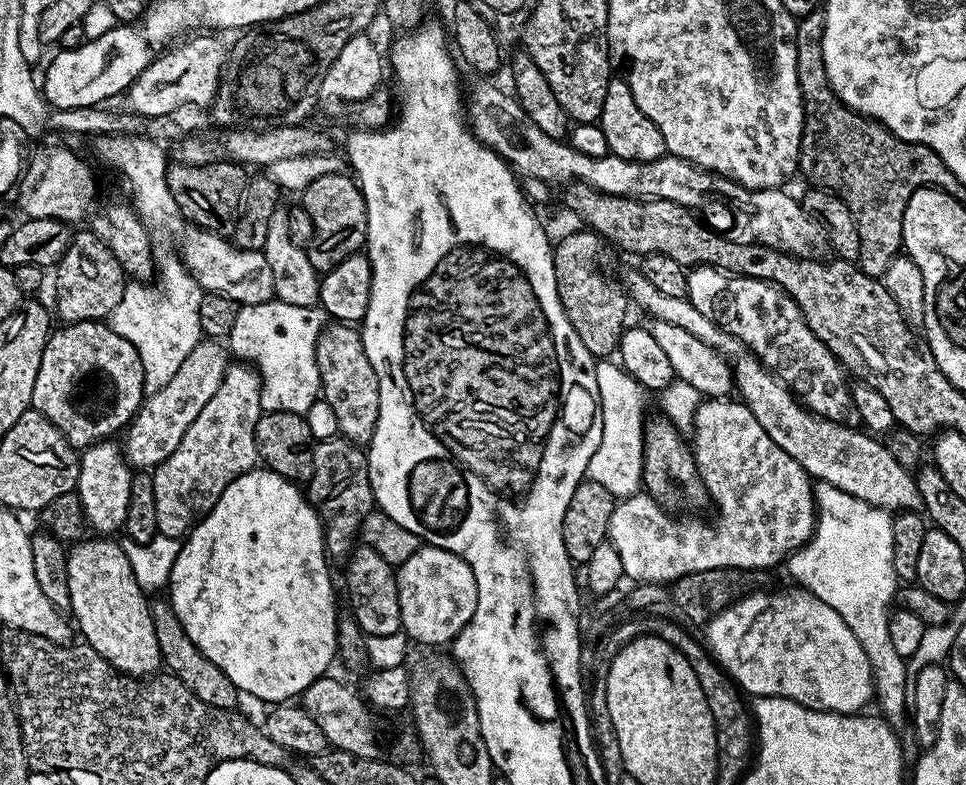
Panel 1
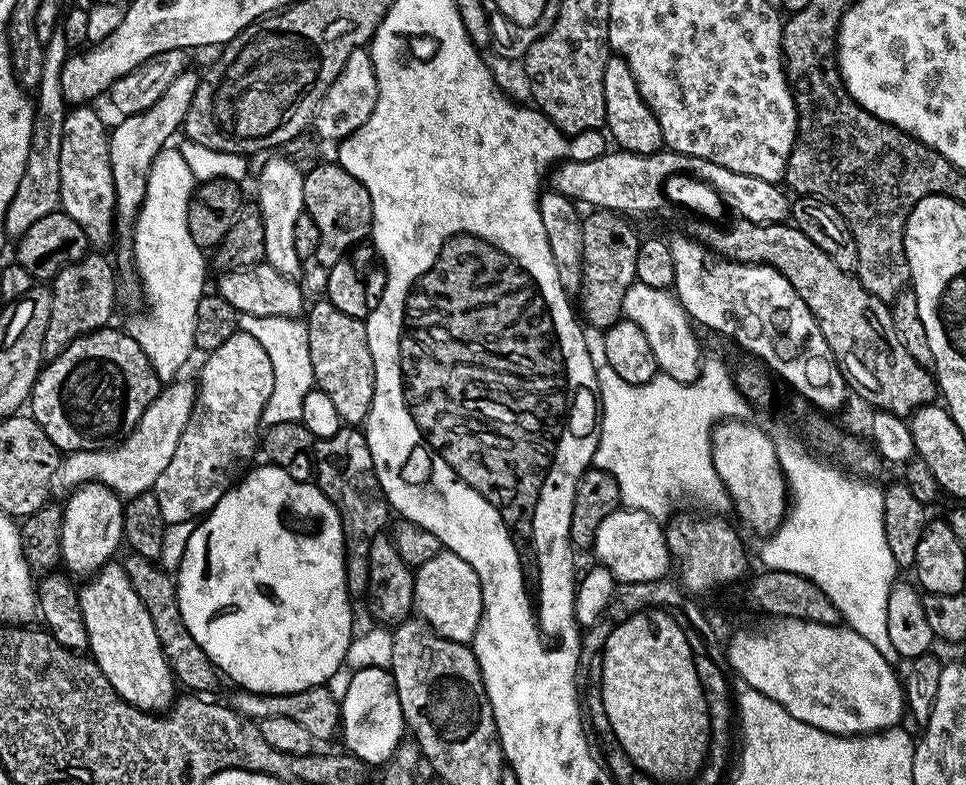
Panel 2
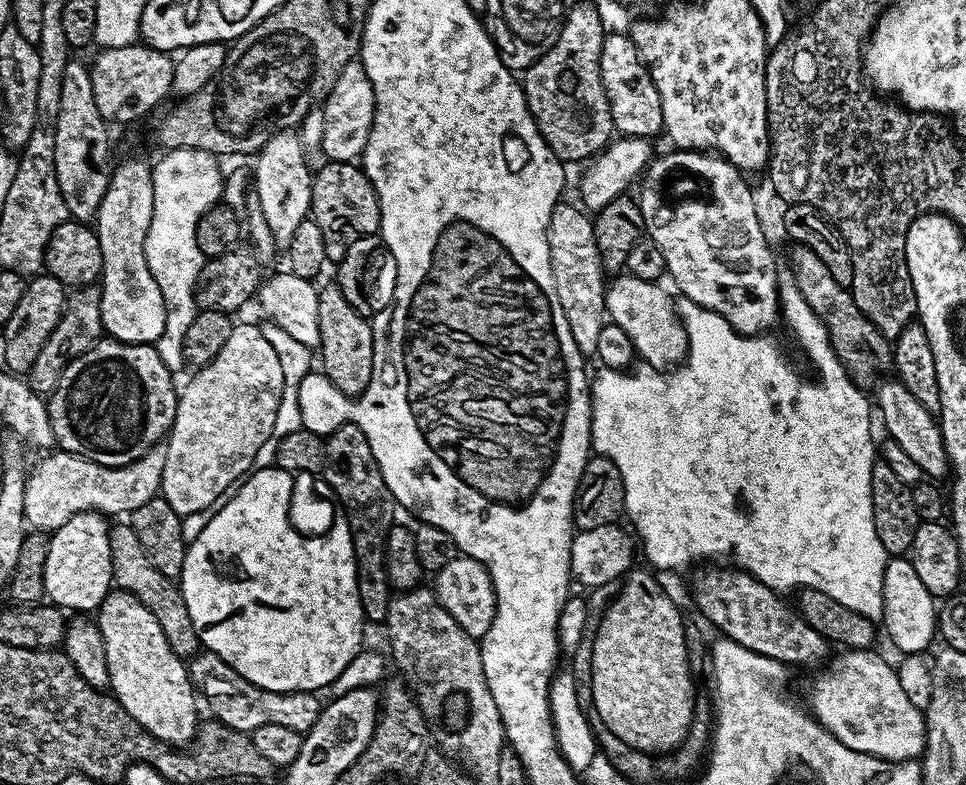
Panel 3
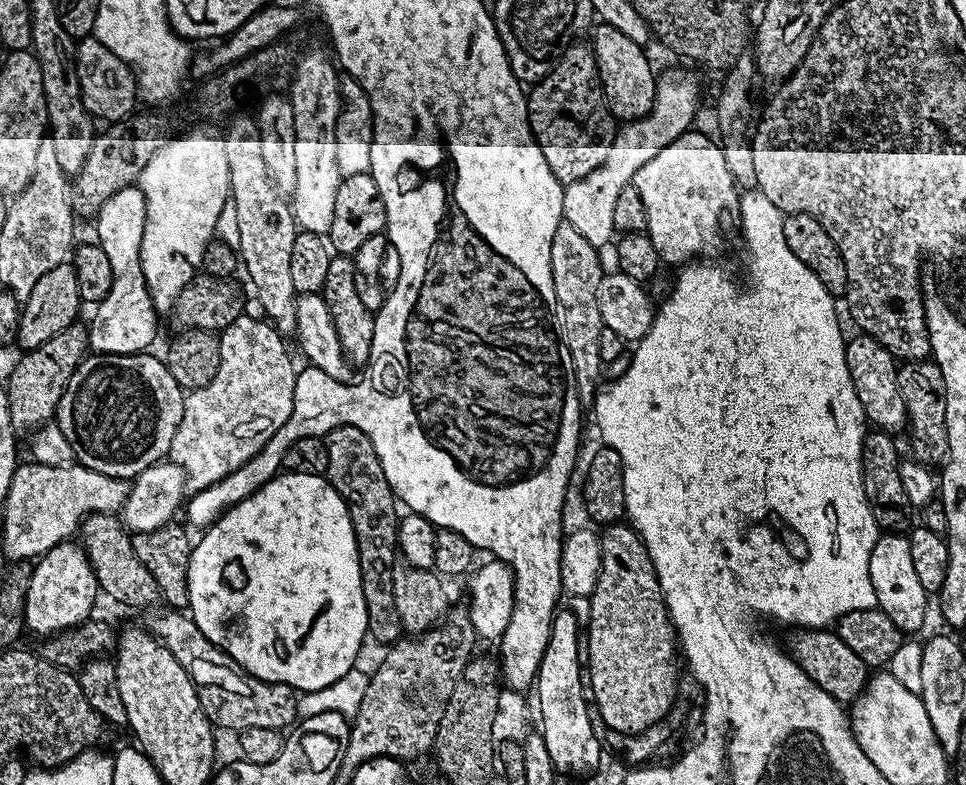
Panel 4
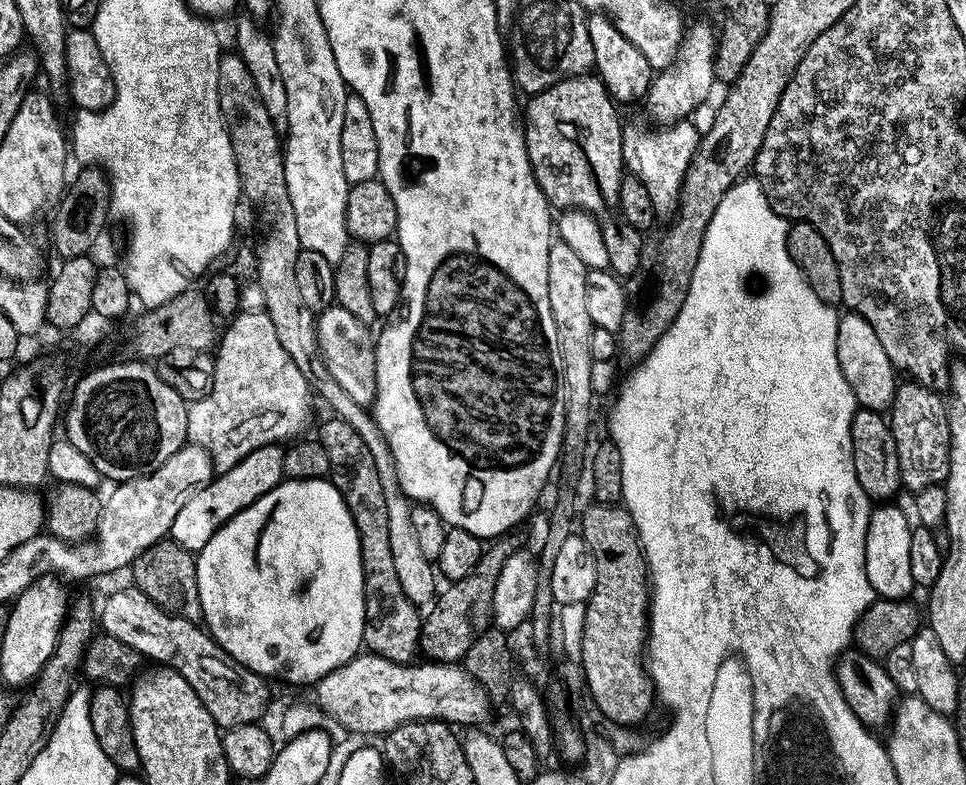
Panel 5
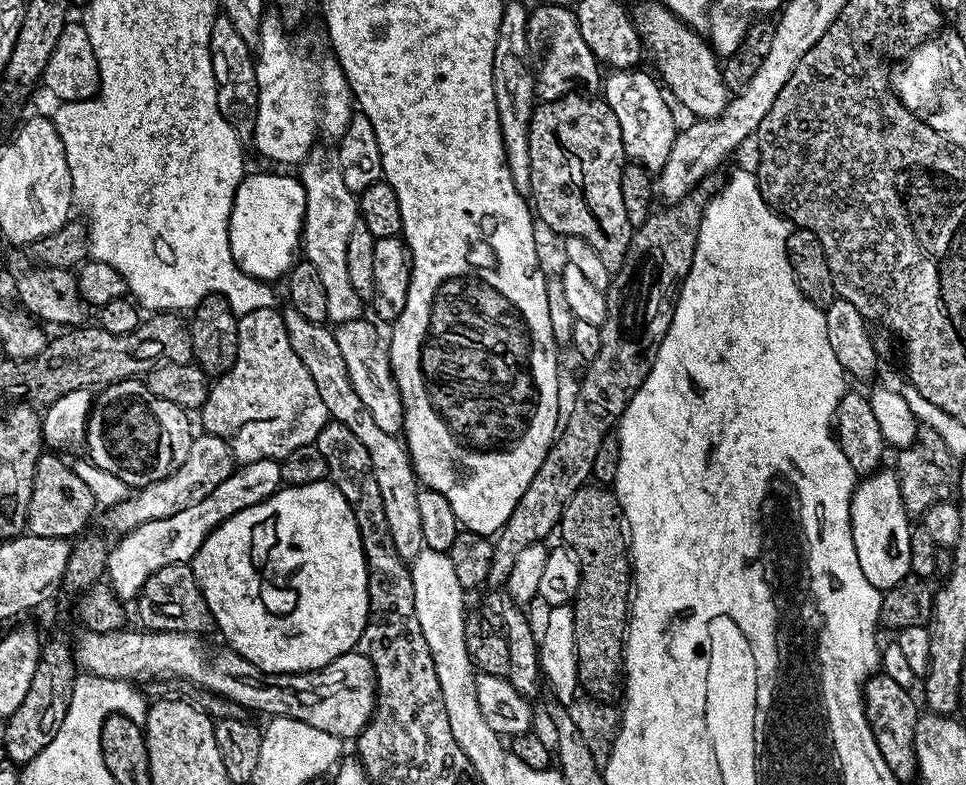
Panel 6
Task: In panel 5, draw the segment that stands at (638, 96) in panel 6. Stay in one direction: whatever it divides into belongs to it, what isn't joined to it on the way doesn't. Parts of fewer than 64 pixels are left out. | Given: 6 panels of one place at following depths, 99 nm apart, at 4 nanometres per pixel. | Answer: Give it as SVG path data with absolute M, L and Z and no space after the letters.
M685 118L674 124L657 127L657 132L643 132L640 128L632 128L623 133L625 169L645 184L650 199L654 201L657 217L671 217L679 205L680 185L684 183L684 175L700 146L702 135L701 129L696 129L692 122Z

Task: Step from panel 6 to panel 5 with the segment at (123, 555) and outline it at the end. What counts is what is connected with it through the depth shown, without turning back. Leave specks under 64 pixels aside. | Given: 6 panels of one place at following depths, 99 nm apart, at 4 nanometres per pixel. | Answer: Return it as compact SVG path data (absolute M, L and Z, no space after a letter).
M279 443L267 444L246 454L246 458L230 466L230 470L213 475L212 481L202 486L202 490L194 493L190 502L178 510L178 518L174 518L172 523L170 539L178 546L198 554L227 520L246 510L246 506L258 502L258 498L277 488L284 479L284 448Z

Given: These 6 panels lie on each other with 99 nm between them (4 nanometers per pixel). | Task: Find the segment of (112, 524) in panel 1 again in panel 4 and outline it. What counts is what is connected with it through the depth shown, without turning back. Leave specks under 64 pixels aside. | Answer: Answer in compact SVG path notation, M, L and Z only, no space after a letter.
M76 542L54 546L45 556L35 561L32 569L24 610L25 629L29 633L37 632L40 638L47 638L83 624L93 615L92 607L96 604L96 596L98 597L96 575L83 547Z

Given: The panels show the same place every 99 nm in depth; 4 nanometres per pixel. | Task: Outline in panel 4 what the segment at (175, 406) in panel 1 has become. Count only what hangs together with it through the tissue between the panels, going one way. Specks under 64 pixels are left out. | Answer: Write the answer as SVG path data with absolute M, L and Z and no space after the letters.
M35 462L17 467L10 490L6 494L6 502L2 505L4 512L4 552L8 560L35 561L50 551L54 546L65 543L68 536L79 529L84 517L91 516L93 512L119 513L123 509L130 491L129 481L119 480L106 474L98 474L94 470L84 467L79 462L64 464L62 466L46 466Z

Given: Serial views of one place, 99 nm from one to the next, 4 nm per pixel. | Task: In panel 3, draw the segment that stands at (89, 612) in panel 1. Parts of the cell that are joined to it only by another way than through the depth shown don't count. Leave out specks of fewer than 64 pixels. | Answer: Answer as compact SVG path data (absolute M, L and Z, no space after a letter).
M113 590L101 602L98 609L98 623L102 642L106 642L106 662L110 666L110 692L116 701L128 711L130 718L138 722L145 732L164 744L187 746L196 736L198 719L196 720L197 693L189 676L189 665L176 656L171 649L161 626L150 610L138 602L138 598L130 592Z

